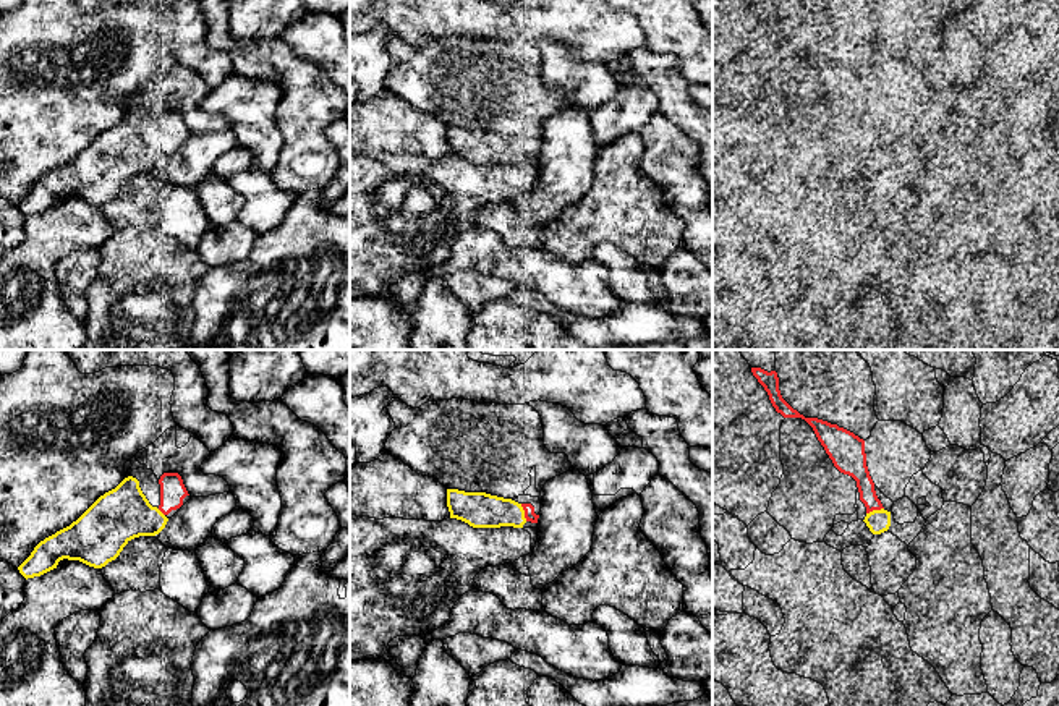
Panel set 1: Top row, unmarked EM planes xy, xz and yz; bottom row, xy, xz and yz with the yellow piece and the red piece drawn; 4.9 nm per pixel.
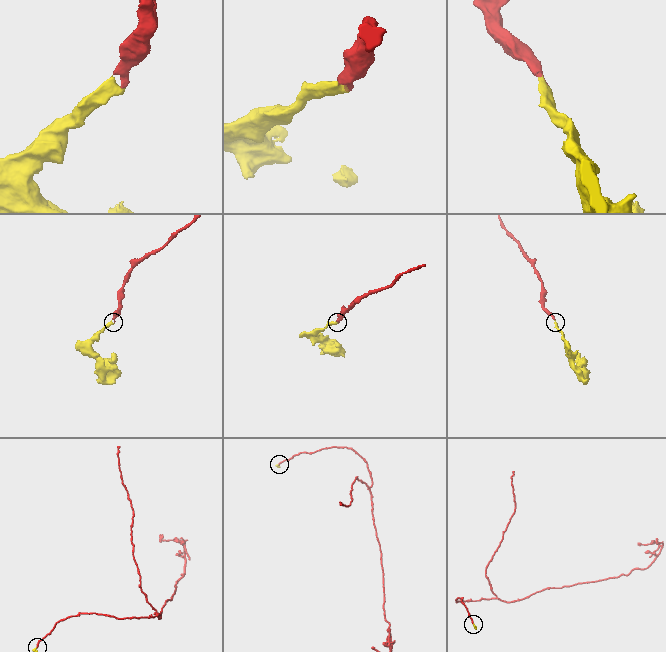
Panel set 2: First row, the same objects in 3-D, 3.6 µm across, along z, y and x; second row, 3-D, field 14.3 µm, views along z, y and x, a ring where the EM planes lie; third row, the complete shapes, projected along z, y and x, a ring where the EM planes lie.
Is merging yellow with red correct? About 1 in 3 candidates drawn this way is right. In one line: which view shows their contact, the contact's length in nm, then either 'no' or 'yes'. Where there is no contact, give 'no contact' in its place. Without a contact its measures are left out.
meets yellow in xz; contact 90 nm long; yes

